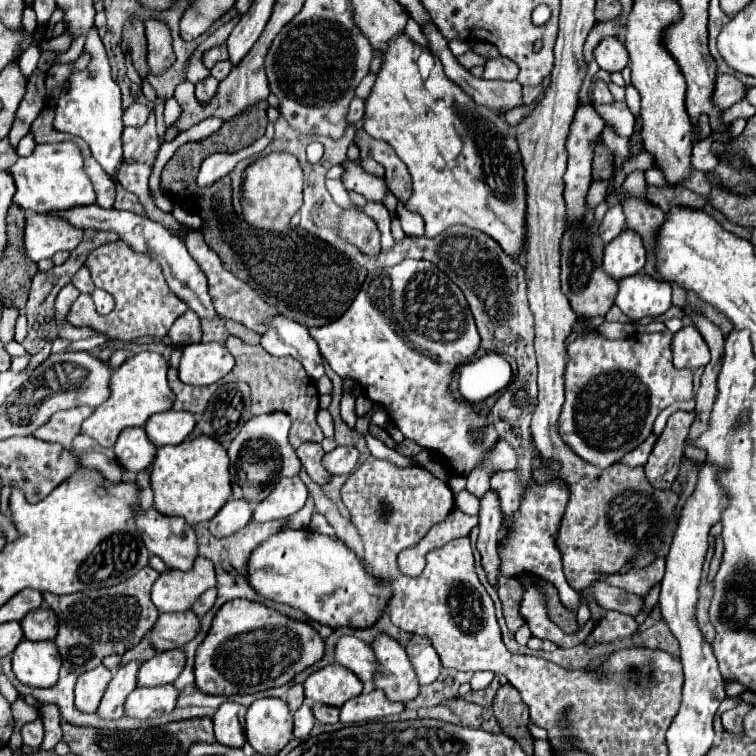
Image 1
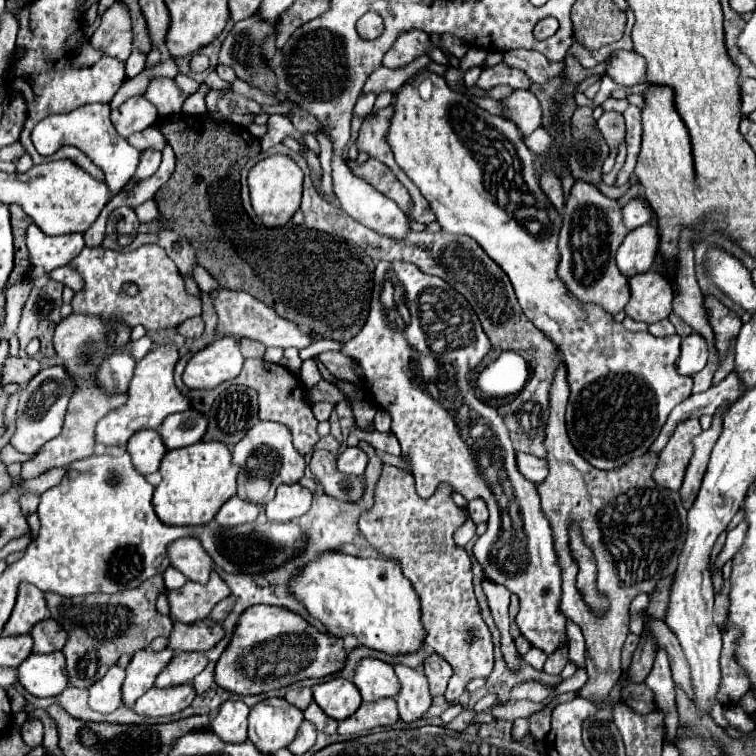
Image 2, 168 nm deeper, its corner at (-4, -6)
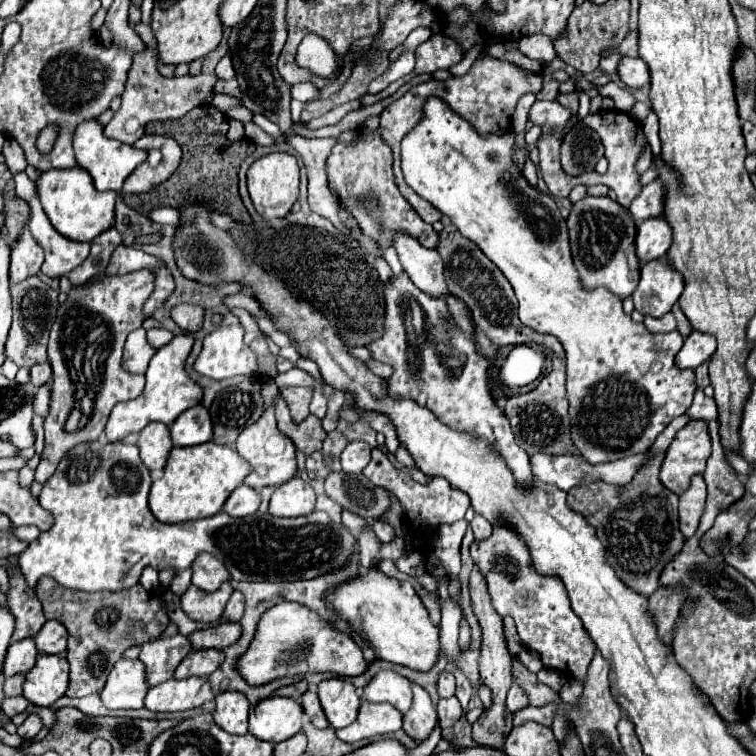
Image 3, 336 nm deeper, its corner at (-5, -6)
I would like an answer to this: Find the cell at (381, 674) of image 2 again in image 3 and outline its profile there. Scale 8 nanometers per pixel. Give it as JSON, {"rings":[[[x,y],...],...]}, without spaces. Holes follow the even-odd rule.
{"rings":[[[379,671],[377,677],[363,689],[363,699],[373,703],[391,703],[401,713],[407,713],[413,703],[411,683],[395,671]]]}

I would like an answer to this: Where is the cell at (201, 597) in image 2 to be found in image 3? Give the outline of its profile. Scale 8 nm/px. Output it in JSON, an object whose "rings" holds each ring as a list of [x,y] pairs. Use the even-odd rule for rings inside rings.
{"rings":[[[223,583],[215,593],[207,593],[191,585],[185,595],[181,597],[181,607],[183,611],[193,619],[193,621],[203,621],[203,623],[213,623],[223,615],[223,609],[233,593],[231,583]]]}

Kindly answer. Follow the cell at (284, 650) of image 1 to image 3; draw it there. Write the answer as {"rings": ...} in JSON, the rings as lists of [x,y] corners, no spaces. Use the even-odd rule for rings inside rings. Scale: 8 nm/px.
{"rings":[[[279,603],[267,609],[259,621],[257,633],[247,653],[239,659],[237,665],[239,673],[249,685],[265,685],[277,677],[291,677],[311,671],[329,671],[343,677],[357,677],[369,667],[363,651],[349,635],[333,629],[317,613],[299,603]]]}

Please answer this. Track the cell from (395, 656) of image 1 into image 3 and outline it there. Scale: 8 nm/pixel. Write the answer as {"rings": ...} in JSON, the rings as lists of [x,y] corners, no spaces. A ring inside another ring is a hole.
{"rings":[[[413,685],[413,707],[403,715],[403,731],[417,743],[423,743],[425,739],[429,739],[435,725],[437,709],[431,703],[429,693],[425,693],[425,689],[421,689],[419,685]]]}

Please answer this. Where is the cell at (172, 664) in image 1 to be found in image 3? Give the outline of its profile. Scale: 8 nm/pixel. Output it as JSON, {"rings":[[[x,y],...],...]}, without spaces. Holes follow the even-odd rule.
{"rings":[[[199,649],[199,651],[191,651],[175,669],[175,677],[177,679],[185,679],[191,675],[197,677],[209,677],[221,663],[223,663],[225,655],[219,649]]]}

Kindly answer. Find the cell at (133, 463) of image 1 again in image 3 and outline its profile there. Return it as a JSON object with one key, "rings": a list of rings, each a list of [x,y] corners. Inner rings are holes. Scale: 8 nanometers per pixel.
{"rings":[[[149,423],[141,433],[137,447],[141,451],[141,459],[149,469],[163,469],[167,455],[173,447],[169,427],[161,423]]]}

